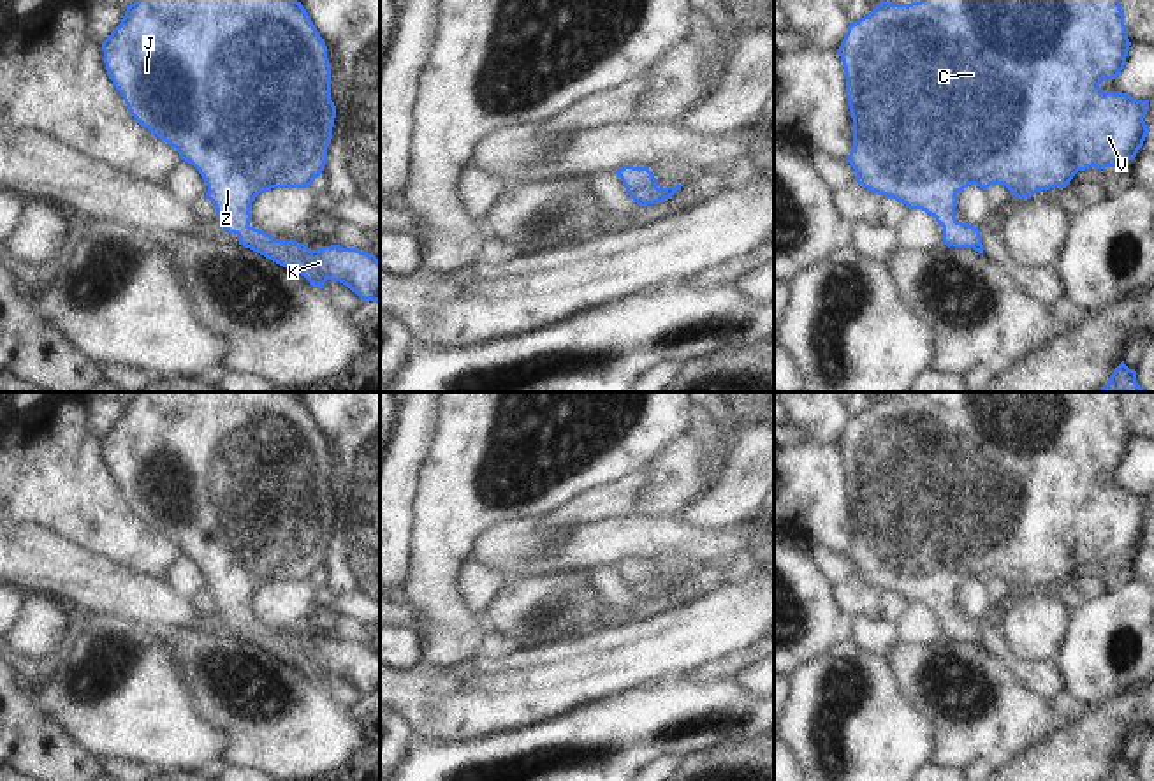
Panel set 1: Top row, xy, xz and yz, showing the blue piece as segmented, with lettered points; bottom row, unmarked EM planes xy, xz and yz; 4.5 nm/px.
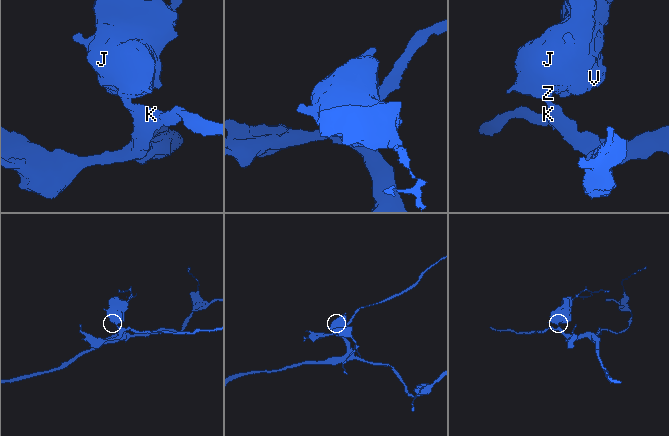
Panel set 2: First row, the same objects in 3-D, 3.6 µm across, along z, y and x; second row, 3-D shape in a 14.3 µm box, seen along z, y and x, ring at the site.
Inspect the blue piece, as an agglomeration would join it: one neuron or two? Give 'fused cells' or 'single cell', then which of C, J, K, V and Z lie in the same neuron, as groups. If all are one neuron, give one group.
single cell; groups C J K V Z

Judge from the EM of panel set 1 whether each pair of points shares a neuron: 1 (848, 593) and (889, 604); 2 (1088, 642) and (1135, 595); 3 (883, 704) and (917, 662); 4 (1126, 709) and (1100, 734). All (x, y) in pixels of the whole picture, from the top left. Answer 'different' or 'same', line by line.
1: same
2: same
3: different
4: same

